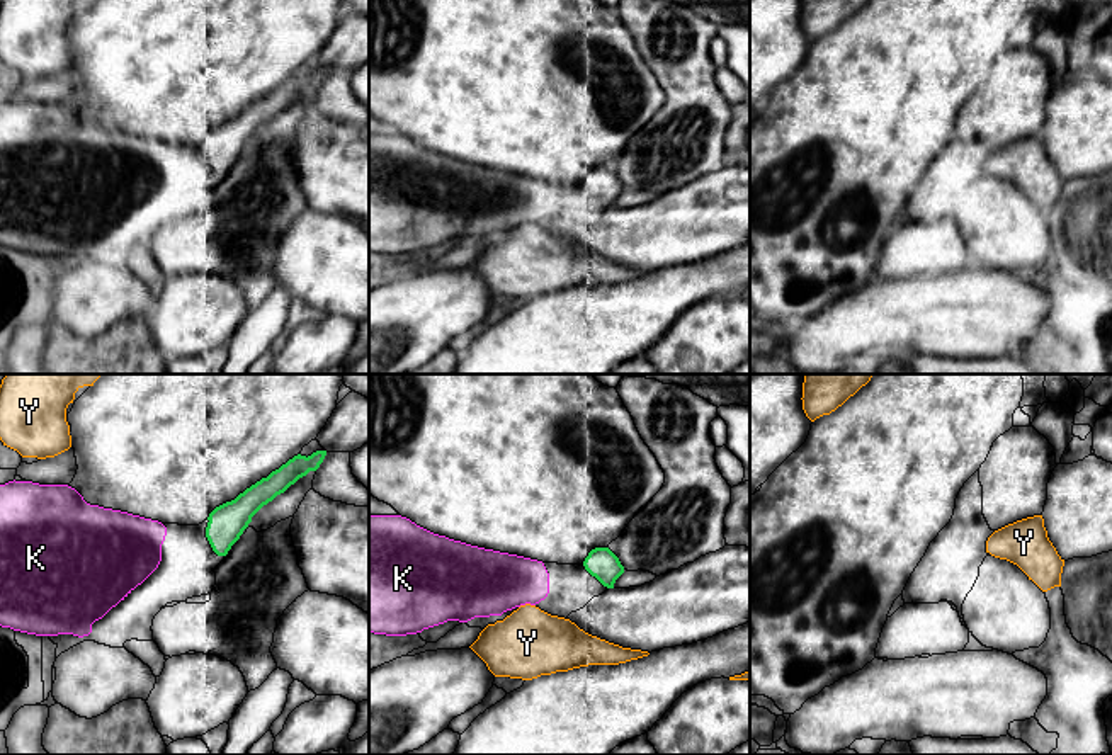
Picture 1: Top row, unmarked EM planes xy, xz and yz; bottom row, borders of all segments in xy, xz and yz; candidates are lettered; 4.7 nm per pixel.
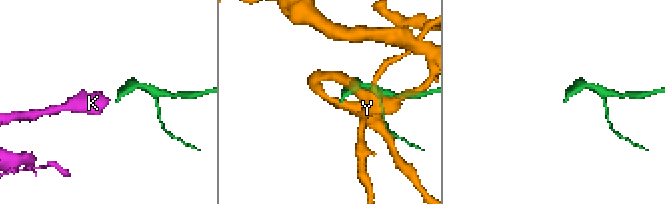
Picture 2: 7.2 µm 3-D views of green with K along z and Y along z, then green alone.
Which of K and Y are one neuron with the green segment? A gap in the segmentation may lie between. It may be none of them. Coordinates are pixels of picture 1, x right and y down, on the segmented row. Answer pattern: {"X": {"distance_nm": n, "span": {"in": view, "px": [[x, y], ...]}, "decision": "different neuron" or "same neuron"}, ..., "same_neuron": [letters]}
{"K": {"distance_nm": 170, "span": {"in": "xz", "px": [[584, 565], [548, 573]]}, "decision": "same neuron"}, "Y": {"distance_nm": 220, "span": {"in": "xz", "px": [[604, 585], [573, 623]]}, "decision": "different neuron"}, "same_neuron": ["K"]}

